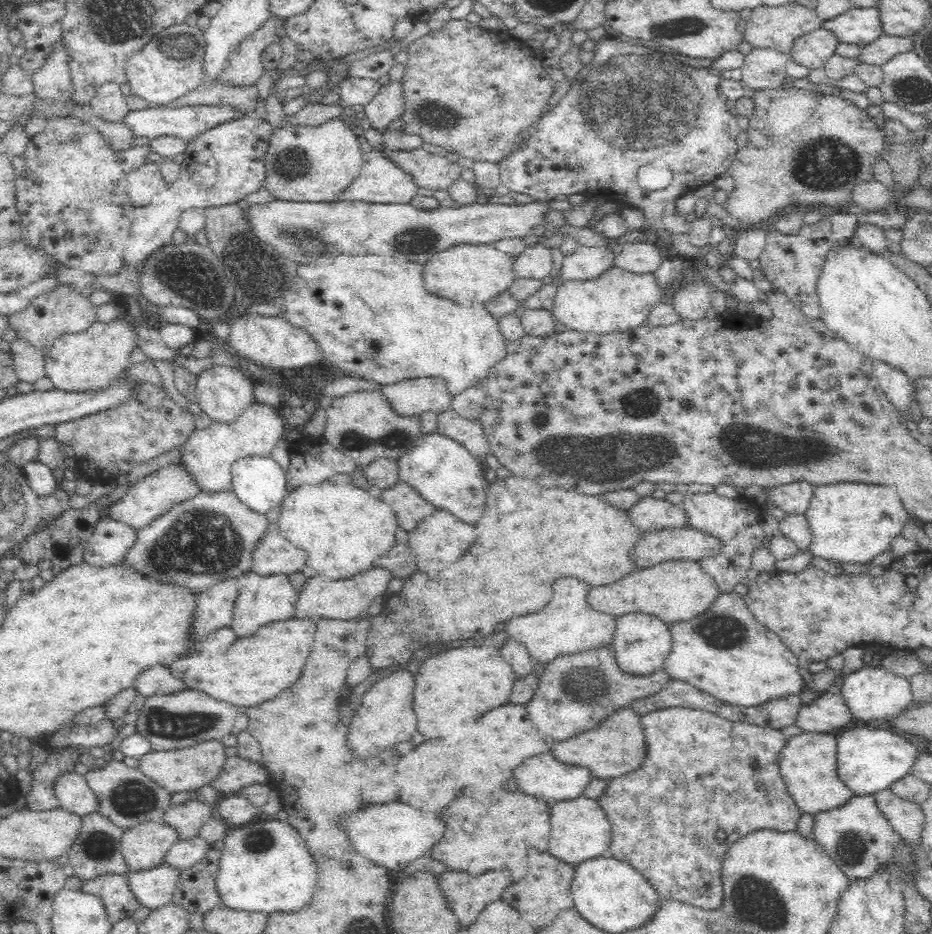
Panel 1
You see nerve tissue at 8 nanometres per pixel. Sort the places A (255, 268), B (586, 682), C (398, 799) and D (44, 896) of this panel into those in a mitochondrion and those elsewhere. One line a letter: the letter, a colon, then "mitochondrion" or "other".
A: mitochondrion
B: mitochondrion
C: other
D: other

